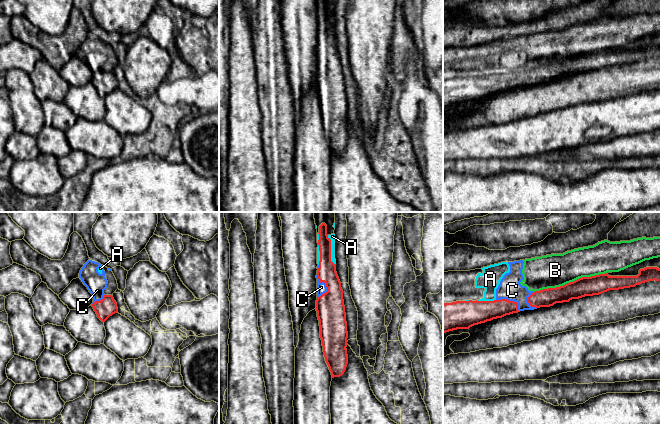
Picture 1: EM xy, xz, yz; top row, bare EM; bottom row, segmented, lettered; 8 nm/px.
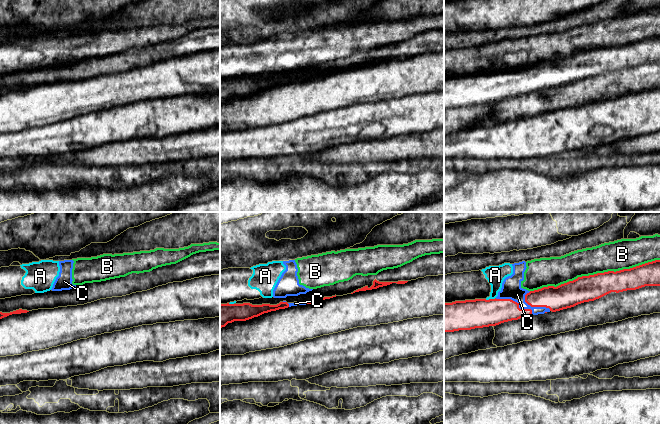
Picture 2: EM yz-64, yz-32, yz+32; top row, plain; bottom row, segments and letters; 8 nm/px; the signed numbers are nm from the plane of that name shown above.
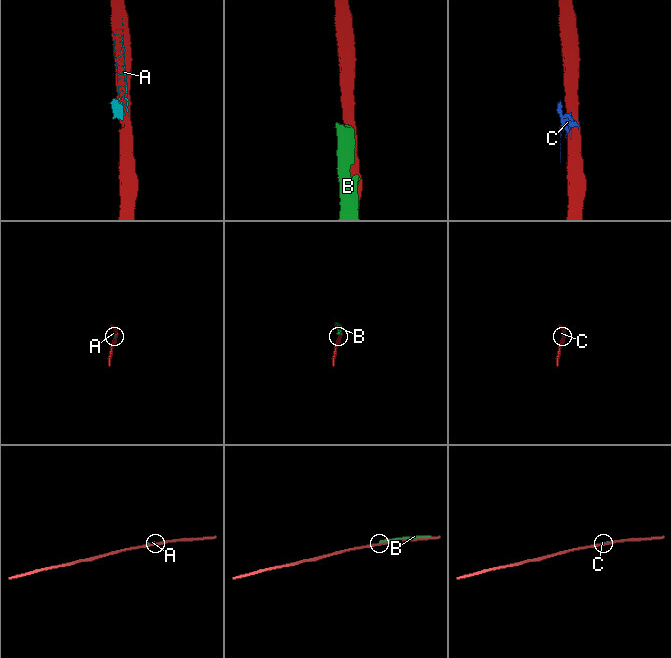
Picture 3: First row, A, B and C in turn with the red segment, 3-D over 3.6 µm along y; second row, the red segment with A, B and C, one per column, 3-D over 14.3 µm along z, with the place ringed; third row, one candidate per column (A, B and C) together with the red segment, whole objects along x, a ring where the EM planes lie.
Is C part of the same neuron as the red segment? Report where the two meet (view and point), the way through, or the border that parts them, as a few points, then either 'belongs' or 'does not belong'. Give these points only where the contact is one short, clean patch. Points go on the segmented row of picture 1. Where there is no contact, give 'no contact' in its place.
meets red in xz at (326, 286); border along xz (316, 275), (326, 287), (326, 291), (319, 297); does not belong

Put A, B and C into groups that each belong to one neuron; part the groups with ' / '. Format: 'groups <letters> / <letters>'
groups A B C

